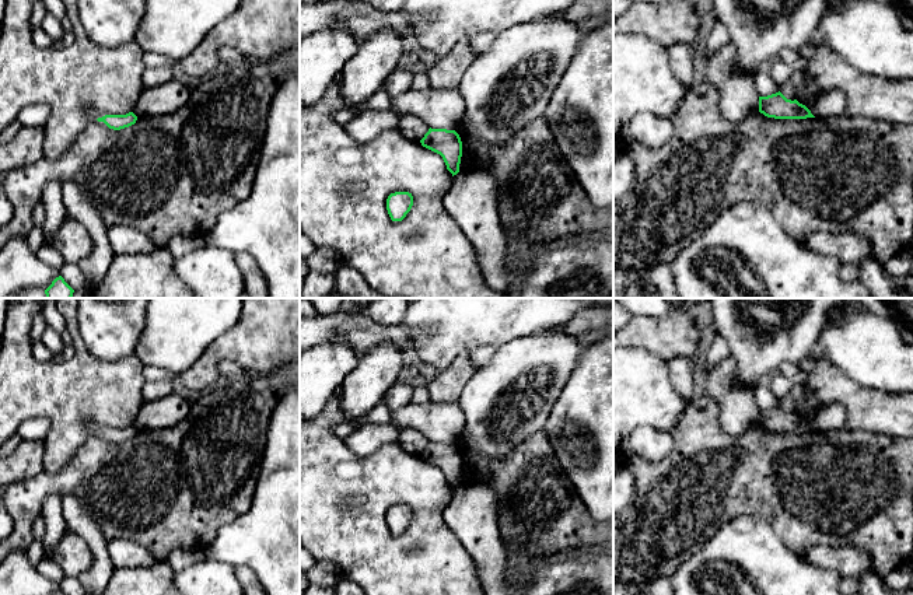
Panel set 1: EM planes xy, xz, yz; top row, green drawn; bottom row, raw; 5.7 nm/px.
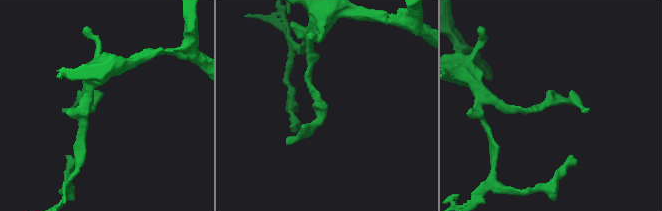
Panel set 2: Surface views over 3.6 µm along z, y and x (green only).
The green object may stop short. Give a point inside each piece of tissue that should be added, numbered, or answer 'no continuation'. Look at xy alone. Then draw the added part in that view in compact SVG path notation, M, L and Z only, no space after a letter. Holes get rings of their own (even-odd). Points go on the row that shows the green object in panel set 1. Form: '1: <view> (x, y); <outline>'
no continuation

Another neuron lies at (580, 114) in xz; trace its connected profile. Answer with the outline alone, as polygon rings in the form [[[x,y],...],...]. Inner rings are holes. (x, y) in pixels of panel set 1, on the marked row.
[[[613,21],[584,35],[543,118],[592,206],[613,206]]]

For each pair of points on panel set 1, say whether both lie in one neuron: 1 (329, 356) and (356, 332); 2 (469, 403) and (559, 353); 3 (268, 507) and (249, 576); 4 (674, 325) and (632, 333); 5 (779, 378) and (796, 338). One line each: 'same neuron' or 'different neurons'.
1: different neurons
2: same neuron
3: different neurons
4: same neuron
5: different neurons

